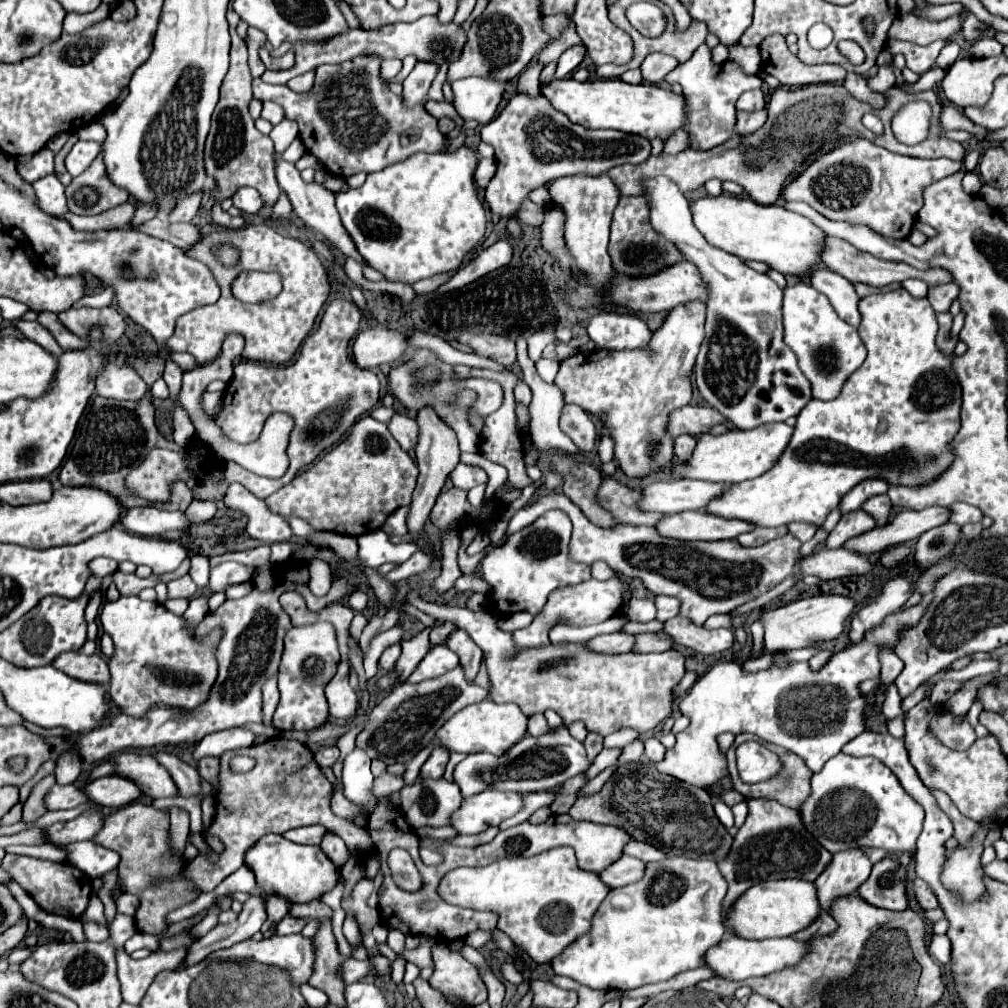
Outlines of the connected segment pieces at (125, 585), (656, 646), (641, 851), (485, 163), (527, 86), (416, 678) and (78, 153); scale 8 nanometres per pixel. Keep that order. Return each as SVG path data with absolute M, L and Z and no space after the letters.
M182 565L176 569L176 571L172 571L172 573L168 573L168 575L150 575L150 577L146 577L146 579L140 579L140 577L136 577L134 573L132 575L126 575L126 573L122 573L122 571L116 571L114 575L112 575L112 581L114 581L114 585L118 587L118 591L120 591L120 595L138 595L144 587L156 587L156 583L160 583L160 581L170 581L170 579L178 579L178 577L182 577Z
M658 631L658 633L636 635L634 651L636 653L650 653L650 651L668 651L670 647L674 647L674 639L668 633Z
M630 841L626 847L624 847L624 853L626 855L632 855L632 857L638 857L642 861L662 861L666 859L668 855L662 853L660 849L656 849L654 845L646 845L642 841Z
M480 159L478 169L476 169L476 183L480 189L486 189L486 185L490 183L490 179L496 173L496 163L494 159Z
M534 61L522 75L520 75L520 81L518 81L518 91L520 93L526 93L530 97L534 97L536 93L540 93L540 81L538 81L538 75L542 71L542 65L538 61Z
M438 645L432 647L428 651L428 655L420 661L420 665L416 667L416 671L408 677L410 683L420 683L424 679L432 679L432 677L440 677L444 673L448 673L448 669L458 667L460 659L454 651L448 649L448 645Z
M78 141L66 157L68 173L72 177L78 177L80 173L84 173L90 167L90 163L98 157L100 151L102 151L102 145L96 141Z

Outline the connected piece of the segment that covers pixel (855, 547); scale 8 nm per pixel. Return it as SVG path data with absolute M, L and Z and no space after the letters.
M928 507L922 511L902 511L888 525L876 527L868 533L862 533L850 539L844 547L850 551L858 551L864 555L872 555L884 551L888 547L906 543L910 539L918 539L922 533L948 523L950 509L948 507Z

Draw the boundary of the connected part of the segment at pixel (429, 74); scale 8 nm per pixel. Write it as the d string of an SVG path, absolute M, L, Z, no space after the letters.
M418 63L414 67L414 71L402 83L404 85L402 99L404 99L406 107L414 107L418 103L426 103L428 89L430 89L436 73L438 73L438 67L434 63Z

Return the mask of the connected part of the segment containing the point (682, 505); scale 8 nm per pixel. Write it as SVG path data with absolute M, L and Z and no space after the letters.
M674 479L652 483L644 489L640 507L644 511L680 513L688 509L704 509L714 497L726 491L728 483L710 483L698 479Z

